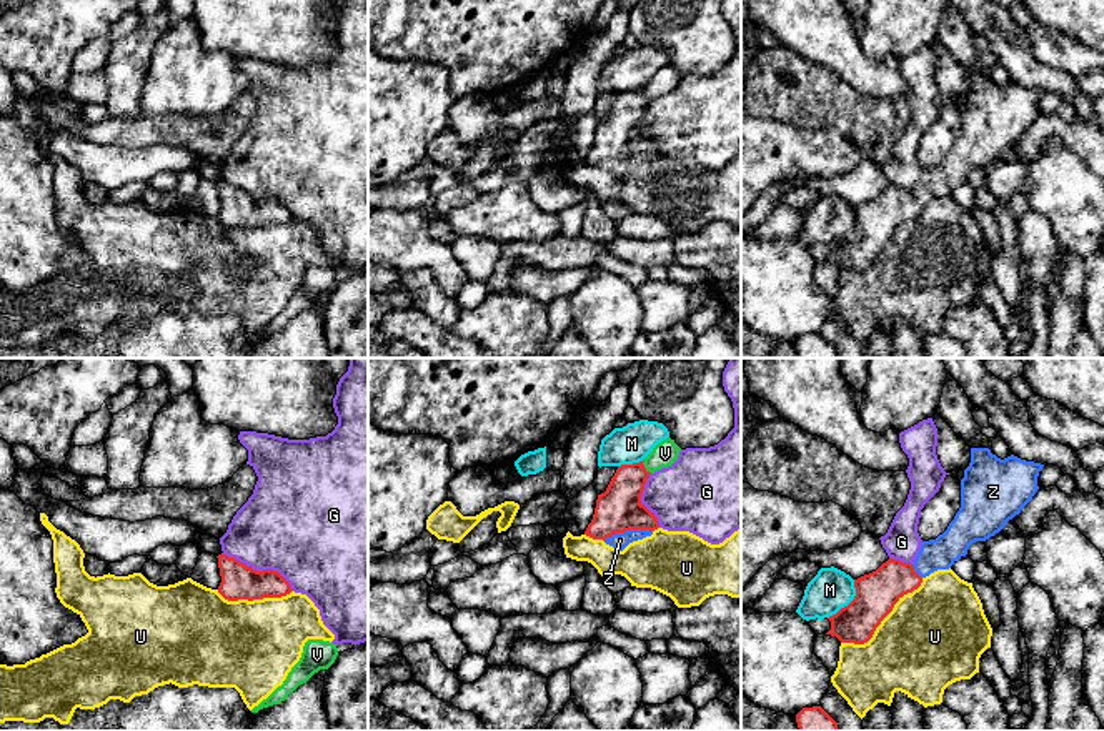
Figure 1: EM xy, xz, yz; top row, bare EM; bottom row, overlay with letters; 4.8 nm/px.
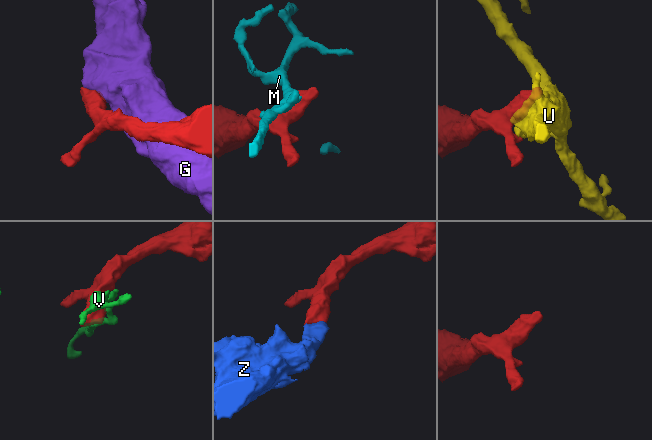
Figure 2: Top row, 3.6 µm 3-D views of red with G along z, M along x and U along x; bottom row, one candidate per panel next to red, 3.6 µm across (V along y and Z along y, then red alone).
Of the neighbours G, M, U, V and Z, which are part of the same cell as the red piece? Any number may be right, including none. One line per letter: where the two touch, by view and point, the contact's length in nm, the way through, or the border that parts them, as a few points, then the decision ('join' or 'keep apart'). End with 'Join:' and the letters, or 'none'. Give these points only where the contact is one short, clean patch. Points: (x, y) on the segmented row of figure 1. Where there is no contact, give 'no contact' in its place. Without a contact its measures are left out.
G: meets red in xy at (258, 571); contact 400 nm long; keep apart
M: meets red in yz at (851, 601); contact 240 nm long; border along yz (855, 580), (855, 596), (828, 618); keep apart
U: meets red in yz at (883, 618); contact 500 nm long; keep apart
V: meets red in xz at (643, 467); contact 80 nm long; border along xz (643, 460), (650, 473); keep apart
Z: meets red in xz at (626, 530); contact 240 nm long; runs through xz (618, 510), (620, 522), (626, 530), (620, 540); join
Join: Z

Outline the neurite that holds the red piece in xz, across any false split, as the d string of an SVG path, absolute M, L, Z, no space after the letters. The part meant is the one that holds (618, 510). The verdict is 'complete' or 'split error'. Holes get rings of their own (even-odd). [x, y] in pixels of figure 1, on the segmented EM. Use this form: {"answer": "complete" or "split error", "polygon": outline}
{"answer": "split error", "polygon": "M643 461L618 466L606 491L598 495L594 515L584 535L603 540L618 551L651 536L659 523L654 513L641 503L649 475Z"}

